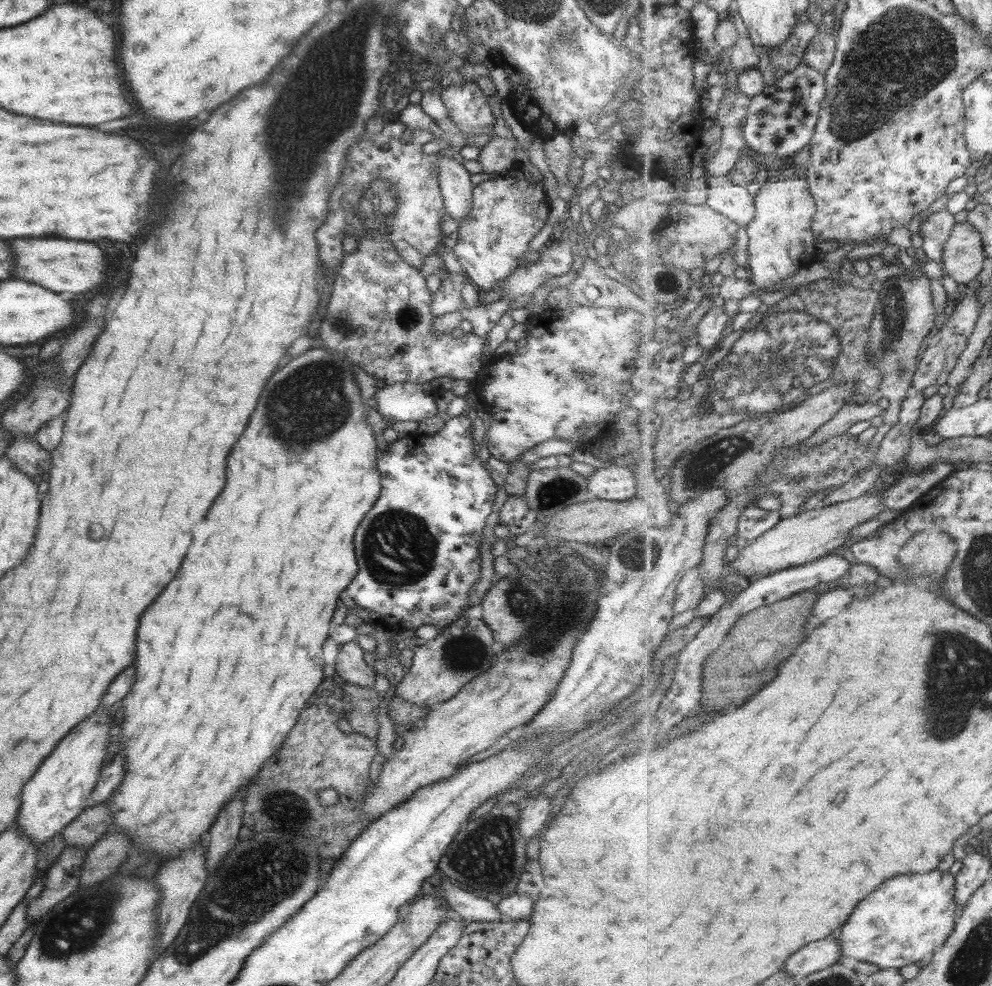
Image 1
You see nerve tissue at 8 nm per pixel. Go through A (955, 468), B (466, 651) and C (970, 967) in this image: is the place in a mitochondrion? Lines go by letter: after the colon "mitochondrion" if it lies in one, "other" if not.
A: other
B: mitochondrion
C: mitochondrion

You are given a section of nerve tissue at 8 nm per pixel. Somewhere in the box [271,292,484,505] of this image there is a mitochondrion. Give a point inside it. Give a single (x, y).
(409, 317)

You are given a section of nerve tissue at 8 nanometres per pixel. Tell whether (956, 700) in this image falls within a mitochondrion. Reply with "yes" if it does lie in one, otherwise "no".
yes

